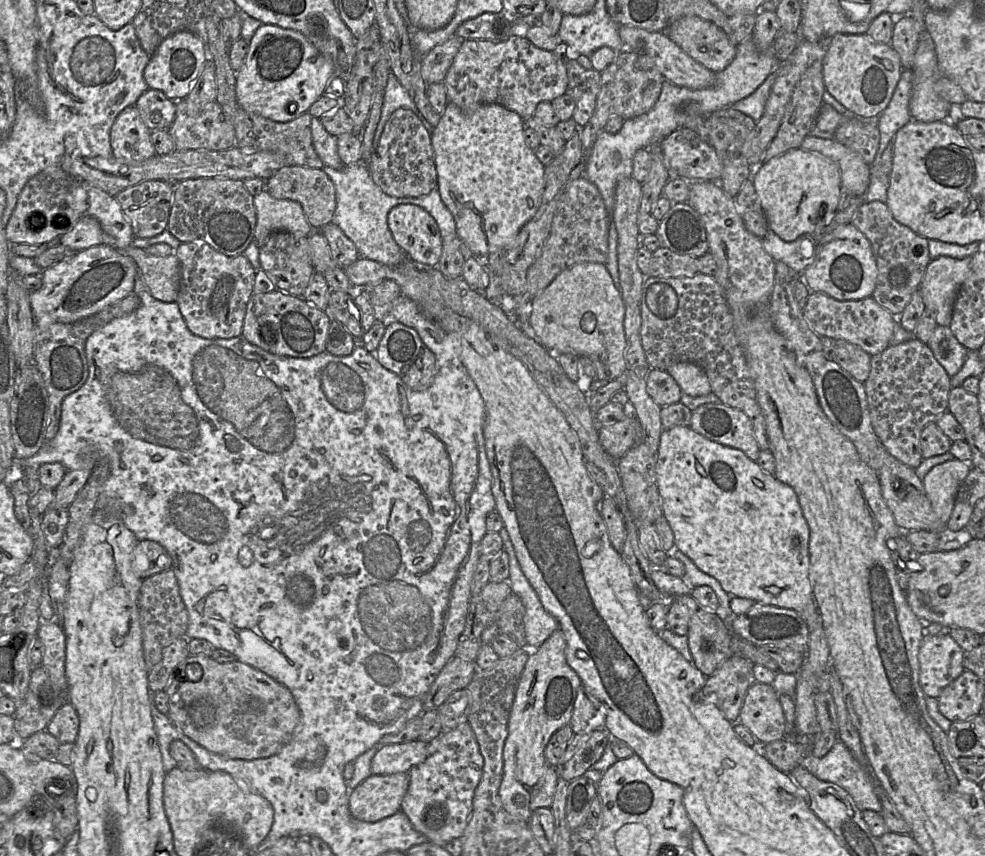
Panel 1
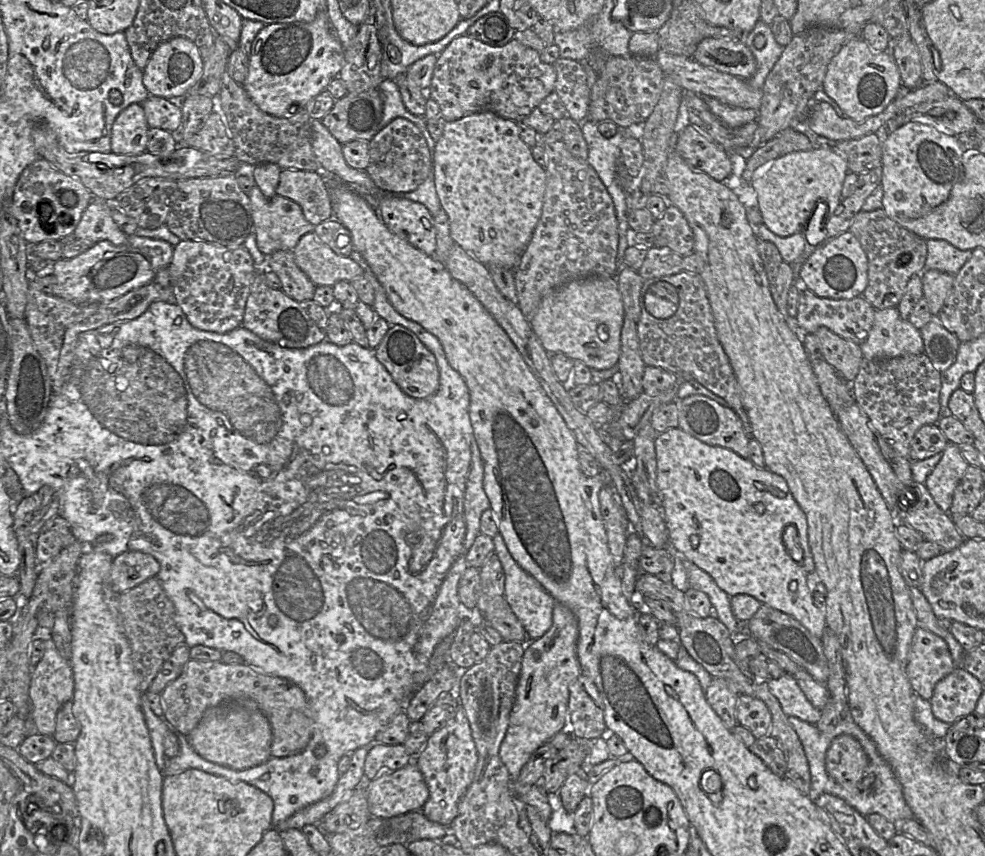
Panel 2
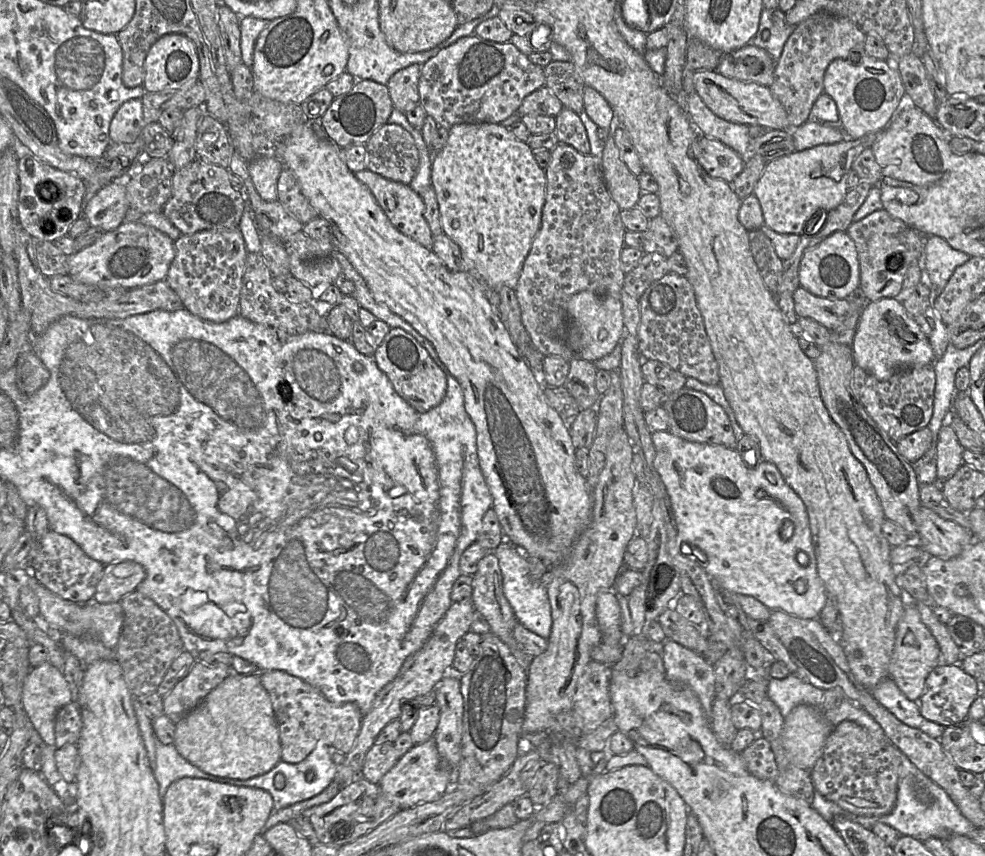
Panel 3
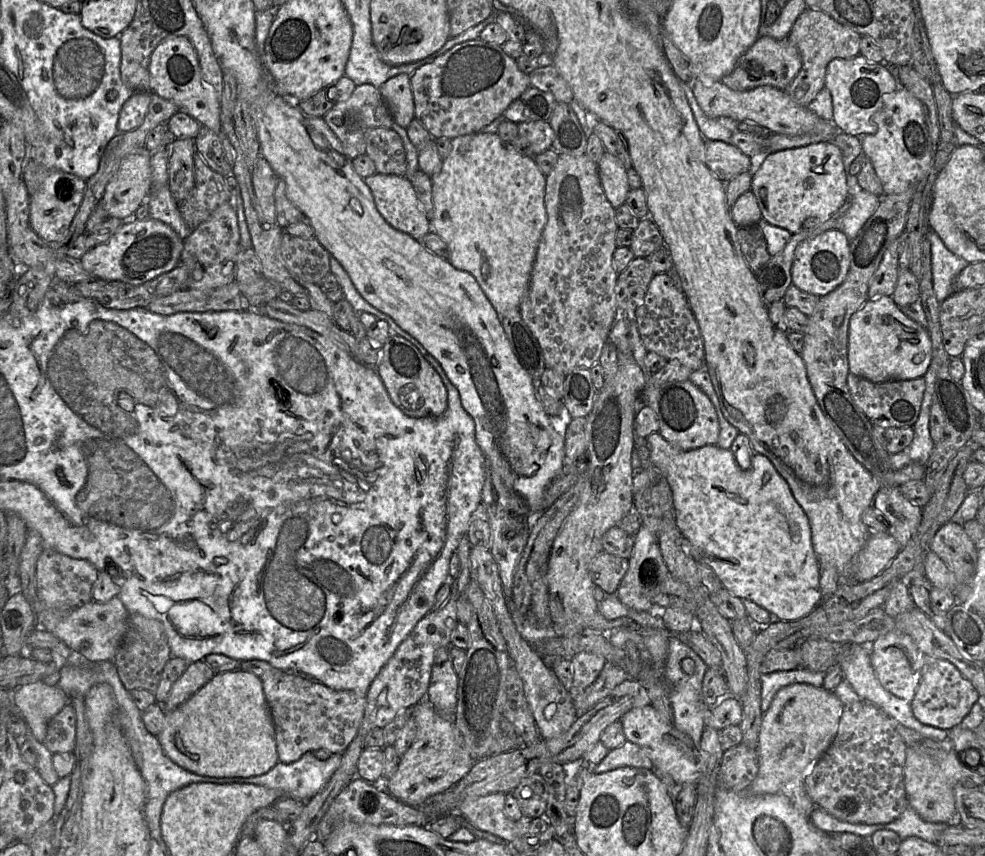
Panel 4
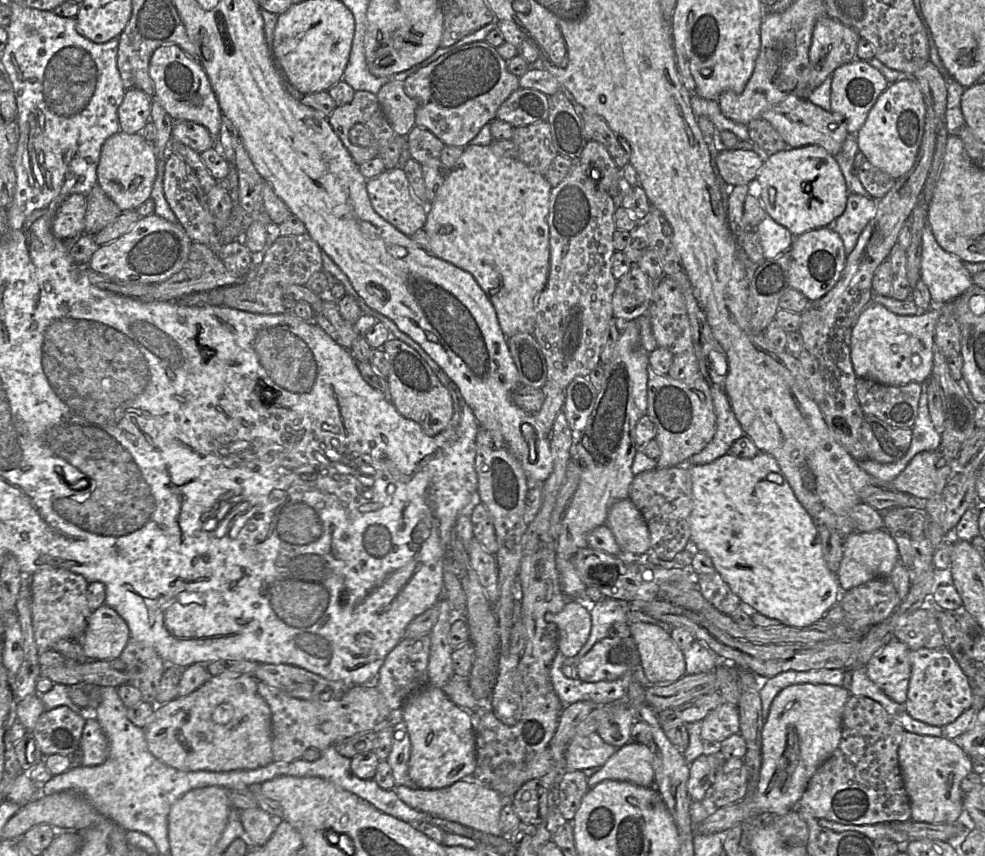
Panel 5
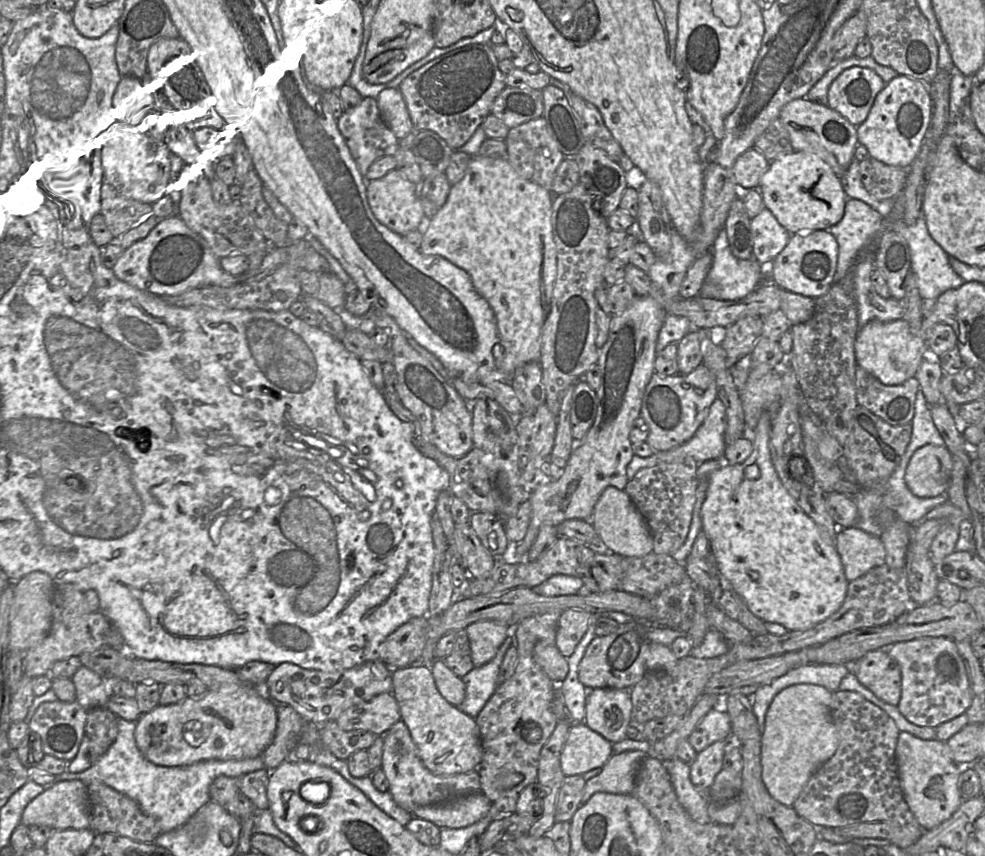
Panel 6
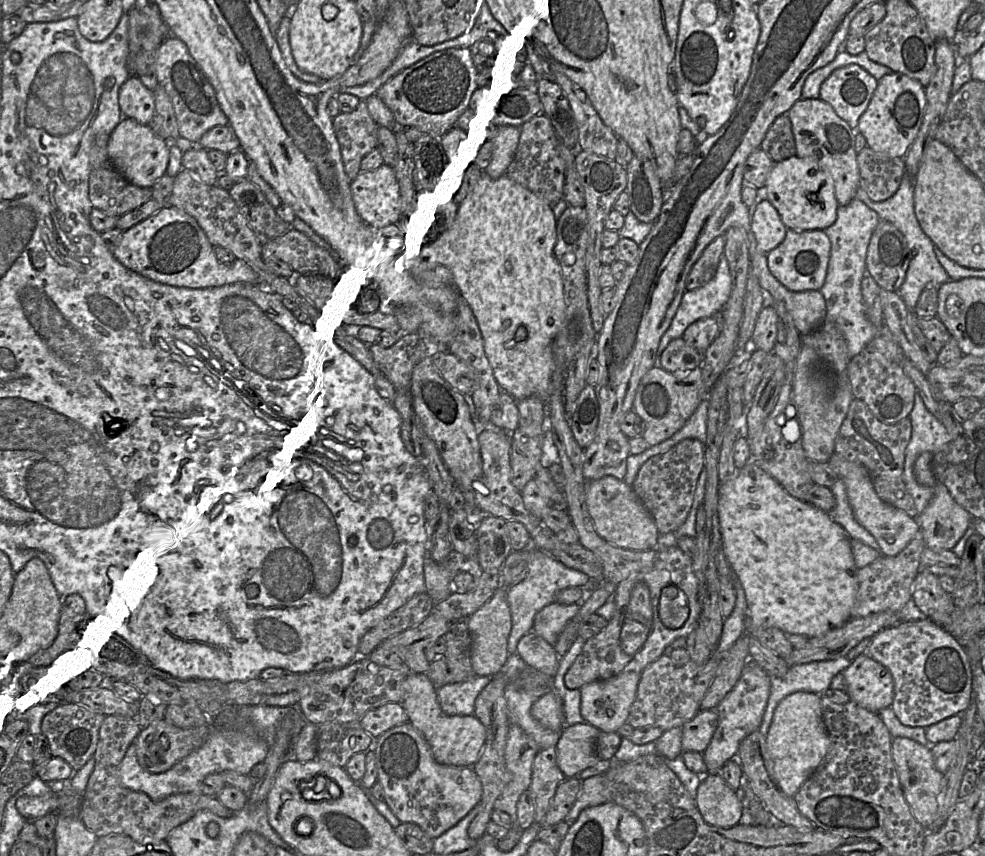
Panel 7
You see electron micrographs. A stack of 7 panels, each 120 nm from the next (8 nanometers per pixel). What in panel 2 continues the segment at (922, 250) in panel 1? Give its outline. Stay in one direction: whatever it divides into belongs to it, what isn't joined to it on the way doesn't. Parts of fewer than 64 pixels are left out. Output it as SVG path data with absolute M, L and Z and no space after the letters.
M883 208L859 211L848 230L859 241L868 260L868 285L863 297L876 309L897 307L913 275L925 270L926 240L890 219Z

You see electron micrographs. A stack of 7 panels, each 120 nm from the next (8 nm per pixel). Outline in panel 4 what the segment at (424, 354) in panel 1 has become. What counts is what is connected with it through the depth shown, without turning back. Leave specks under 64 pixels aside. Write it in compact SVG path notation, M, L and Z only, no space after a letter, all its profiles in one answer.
M391 334L380 349L376 369L392 403L405 415L413 418L437 418L447 409L447 389L437 371L426 361L411 342Z

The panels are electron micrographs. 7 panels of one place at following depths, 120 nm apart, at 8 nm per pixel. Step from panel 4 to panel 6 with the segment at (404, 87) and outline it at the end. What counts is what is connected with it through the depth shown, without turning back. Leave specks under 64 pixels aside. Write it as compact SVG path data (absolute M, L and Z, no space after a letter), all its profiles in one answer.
M398 88L381 90L376 102L384 122L397 139L401 139L414 131L406 103Z

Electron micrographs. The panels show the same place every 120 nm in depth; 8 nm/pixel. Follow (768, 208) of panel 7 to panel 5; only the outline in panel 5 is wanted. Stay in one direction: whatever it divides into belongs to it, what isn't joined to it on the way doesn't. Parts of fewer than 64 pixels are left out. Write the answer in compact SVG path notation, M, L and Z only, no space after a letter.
M767 215L757 225L755 231L758 234L766 260L776 258L787 251L795 238L788 229Z

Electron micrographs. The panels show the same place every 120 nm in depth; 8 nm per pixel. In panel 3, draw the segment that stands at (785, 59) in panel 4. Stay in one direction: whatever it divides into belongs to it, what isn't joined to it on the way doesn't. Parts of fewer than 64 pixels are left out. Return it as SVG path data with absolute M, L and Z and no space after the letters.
M747 44L738 50L722 54L715 70L727 78L770 87L775 65L776 62L766 50Z

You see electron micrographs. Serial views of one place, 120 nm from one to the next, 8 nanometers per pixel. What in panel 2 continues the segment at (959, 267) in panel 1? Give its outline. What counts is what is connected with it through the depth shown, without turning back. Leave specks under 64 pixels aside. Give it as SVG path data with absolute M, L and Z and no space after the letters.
M924 270L921 273L923 297L928 302L932 315L938 315L949 294L954 276L939 270Z

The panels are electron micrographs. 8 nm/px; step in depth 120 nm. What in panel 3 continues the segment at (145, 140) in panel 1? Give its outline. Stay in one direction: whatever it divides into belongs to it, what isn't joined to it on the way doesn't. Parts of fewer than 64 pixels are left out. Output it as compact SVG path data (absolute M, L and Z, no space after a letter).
M129 100L121 105L111 121L110 143L133 143L144 126L142 100Z

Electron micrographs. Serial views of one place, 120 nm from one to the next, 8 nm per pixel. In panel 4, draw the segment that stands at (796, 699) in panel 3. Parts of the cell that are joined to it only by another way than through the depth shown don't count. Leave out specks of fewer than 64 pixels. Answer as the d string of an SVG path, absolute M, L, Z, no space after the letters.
M805 669L779 671L761 676L761 710L765 714L770 708L776 693L790 685L807 684L816 688L824 688L824 673L811 672Z

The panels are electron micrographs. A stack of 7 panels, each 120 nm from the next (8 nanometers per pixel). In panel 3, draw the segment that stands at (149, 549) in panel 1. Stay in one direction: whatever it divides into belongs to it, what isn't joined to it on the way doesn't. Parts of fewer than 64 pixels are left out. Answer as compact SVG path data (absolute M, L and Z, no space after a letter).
M132 560L104 565L93 599L98 603L120 602L124 596L137 590L145 577L144 567Z

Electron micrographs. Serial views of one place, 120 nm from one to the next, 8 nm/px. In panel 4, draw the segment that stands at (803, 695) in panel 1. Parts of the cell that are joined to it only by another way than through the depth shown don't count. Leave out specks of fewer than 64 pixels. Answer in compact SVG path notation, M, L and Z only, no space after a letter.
M659 433L649 435L646 440L650 451L651 464L667 480L671 488L676 525L684 537L683 543L684 546L687 546L689 556L696 563L710 567L729 593L741 600L748 600L757 604L782 621L795 621L809 615L823 600L820 587L820 569L812 545L811 529L806 514L793 497L787 482L779 475L771 461L763 455L755 454L752 456L750 468L745 470L739 466L730 449L725 450L717 445L682 451L668 443Z

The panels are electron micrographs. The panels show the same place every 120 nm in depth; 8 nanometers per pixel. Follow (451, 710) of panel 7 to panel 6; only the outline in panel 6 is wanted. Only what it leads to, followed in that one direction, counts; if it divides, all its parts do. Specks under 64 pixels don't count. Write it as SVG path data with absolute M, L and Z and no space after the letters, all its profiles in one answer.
M508 636L498 649L495 657L480 667L474 667L463 676L466 687L464 701L457 707L459 710L476 718L497 689L497 677L507 649L513 644L512 636Z

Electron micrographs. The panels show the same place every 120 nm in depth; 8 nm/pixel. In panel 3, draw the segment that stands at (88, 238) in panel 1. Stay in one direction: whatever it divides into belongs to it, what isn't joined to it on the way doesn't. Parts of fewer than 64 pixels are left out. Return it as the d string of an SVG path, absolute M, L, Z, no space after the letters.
M124 174L99 190L84 207L83 217L90 227L104 232L117 229L123 222L130 205L126 198L126 185L131 174Z

